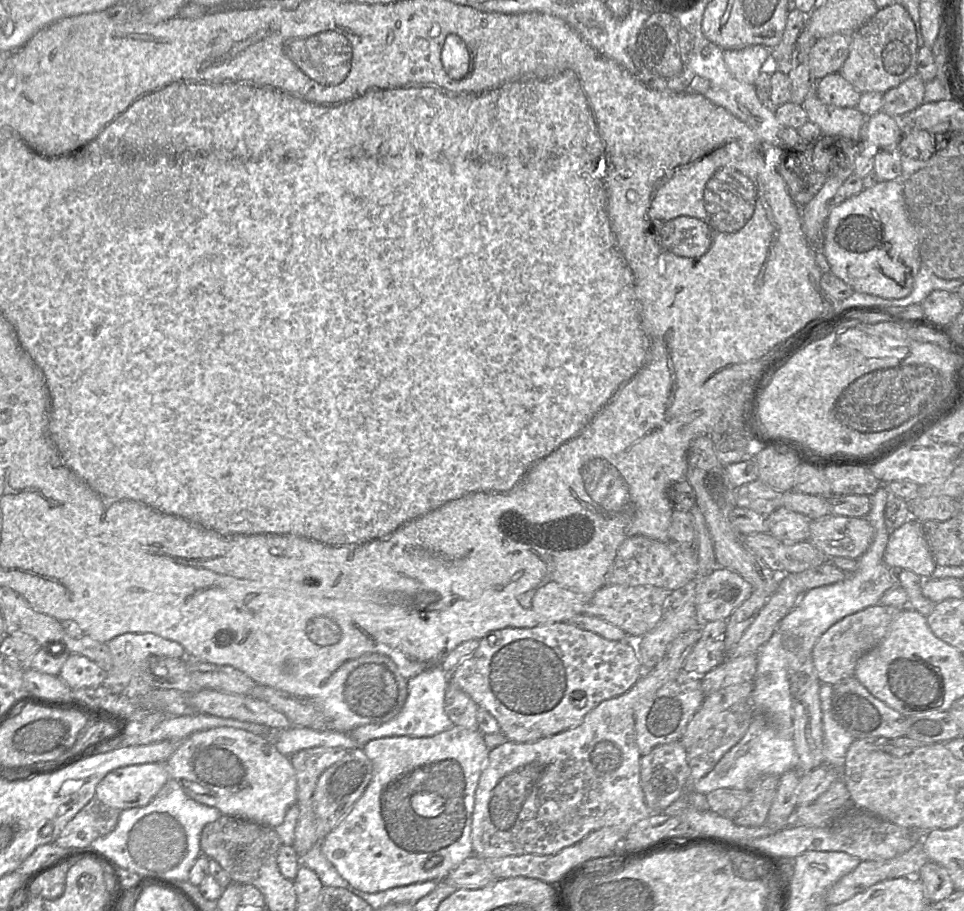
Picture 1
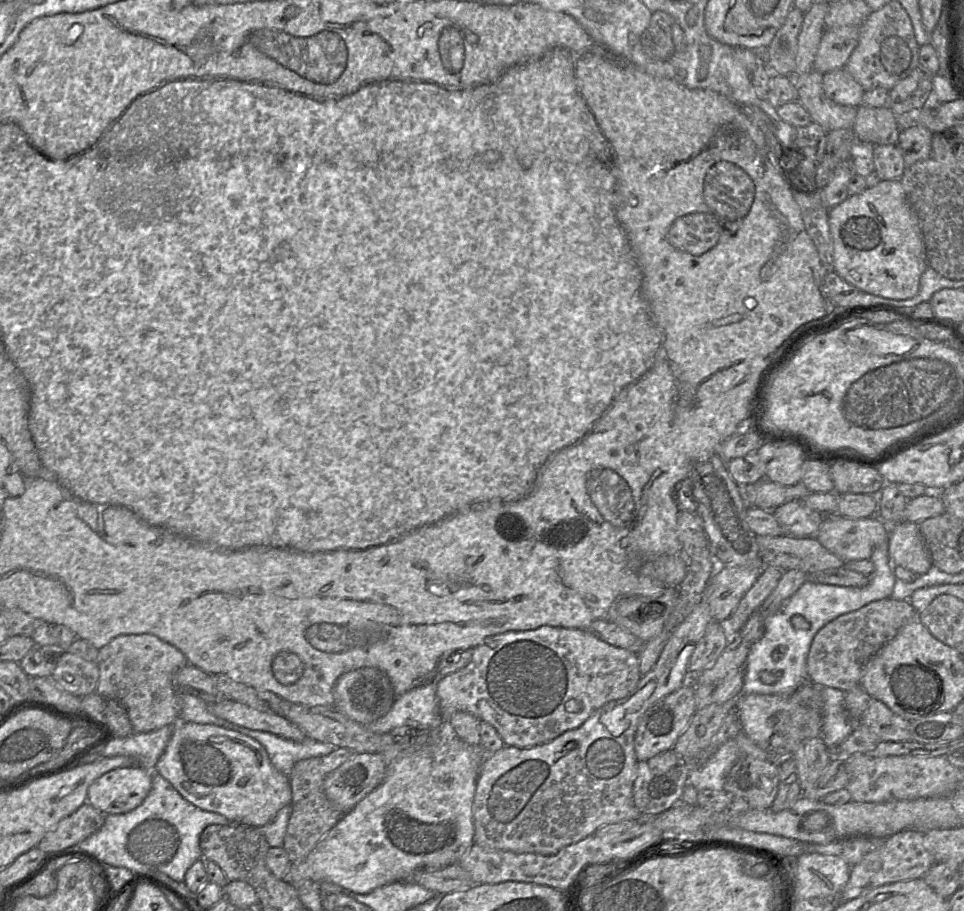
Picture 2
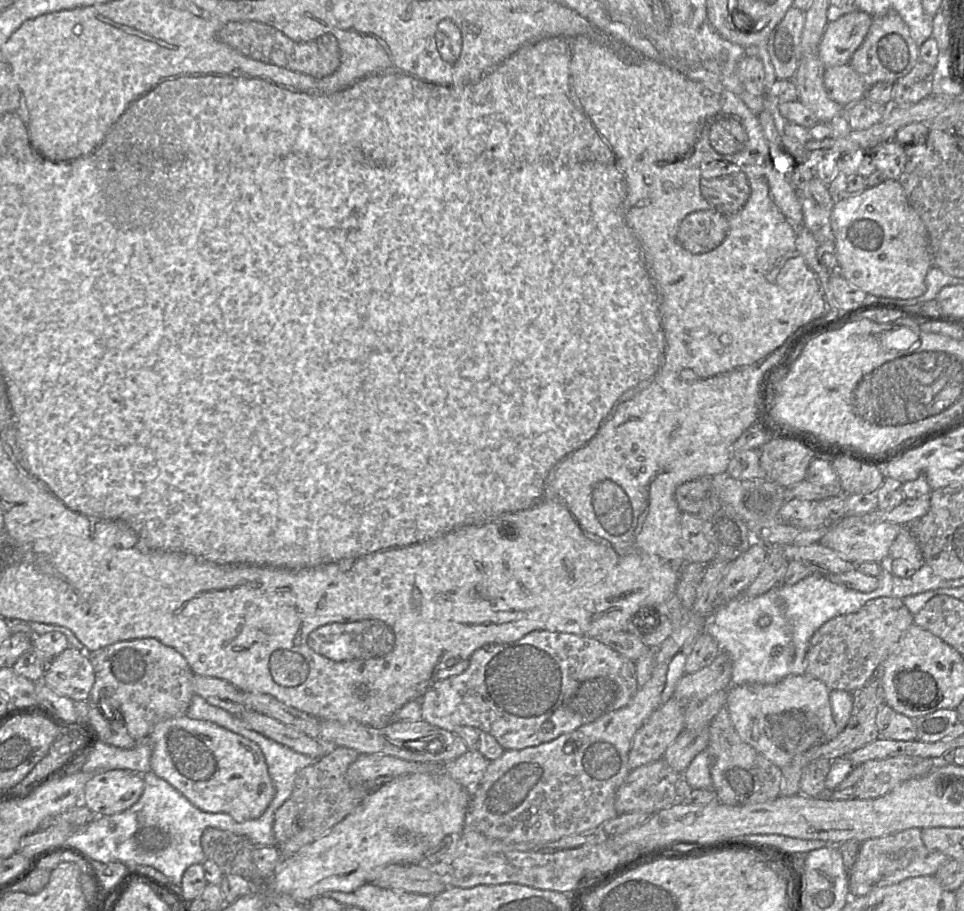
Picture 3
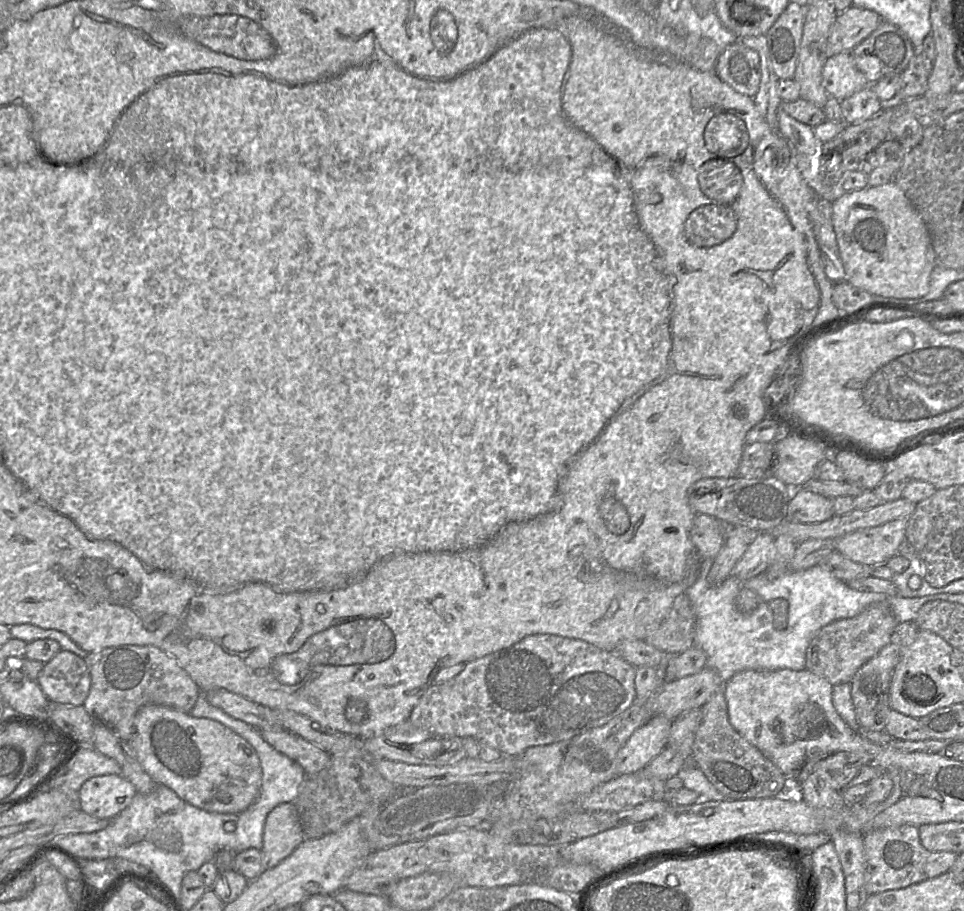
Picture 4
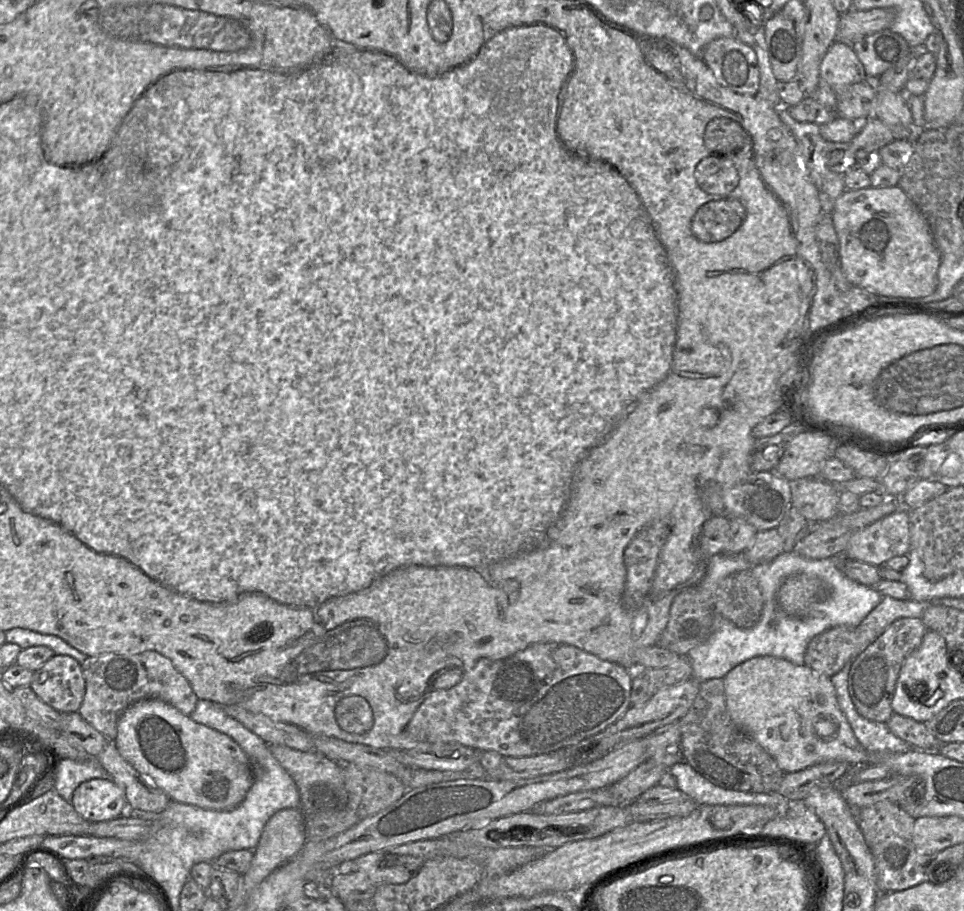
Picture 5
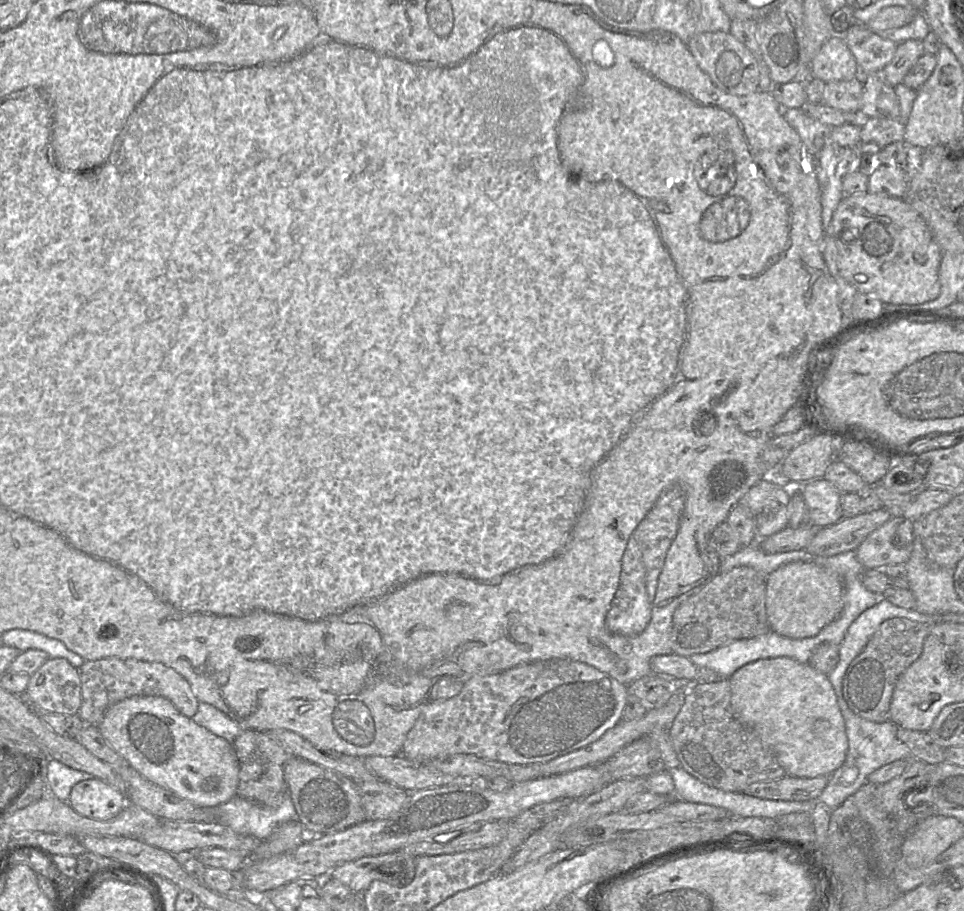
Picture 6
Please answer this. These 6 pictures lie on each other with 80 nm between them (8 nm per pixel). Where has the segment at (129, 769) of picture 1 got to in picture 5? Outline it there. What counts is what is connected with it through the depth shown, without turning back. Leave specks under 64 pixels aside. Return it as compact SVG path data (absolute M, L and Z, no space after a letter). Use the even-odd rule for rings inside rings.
M91 779L74 791L71 804L85 820L95 823L119 818L128 810L124 791L111 779Z

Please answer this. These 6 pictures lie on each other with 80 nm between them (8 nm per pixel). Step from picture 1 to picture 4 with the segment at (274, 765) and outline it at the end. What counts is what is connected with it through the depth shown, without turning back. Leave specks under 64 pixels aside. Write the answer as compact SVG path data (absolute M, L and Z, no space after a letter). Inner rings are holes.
M146 705L134 719L135 733L129 740L136 758L156 784L167 786L182 800L208 812L235 814L245 811L258 797L262 783L260 759L253 746L221 723L195 718L165 706Z

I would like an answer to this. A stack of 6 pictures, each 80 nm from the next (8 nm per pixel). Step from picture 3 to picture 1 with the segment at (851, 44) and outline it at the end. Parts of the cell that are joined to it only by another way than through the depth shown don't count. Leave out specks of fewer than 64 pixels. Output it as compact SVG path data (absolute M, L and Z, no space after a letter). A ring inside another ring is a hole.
M837 33L816 40L809 52L809 71L813 81L837 73L847 59L852 33Z

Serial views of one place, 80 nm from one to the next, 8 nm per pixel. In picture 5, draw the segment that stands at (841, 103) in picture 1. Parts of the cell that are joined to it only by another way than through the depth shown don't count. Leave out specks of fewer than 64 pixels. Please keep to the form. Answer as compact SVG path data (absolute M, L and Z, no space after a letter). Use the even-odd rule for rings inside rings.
M836 40L824 55L819 68L820 81L827 83L833 90L856 84L867 79L863 64L858 59L852 44Z

